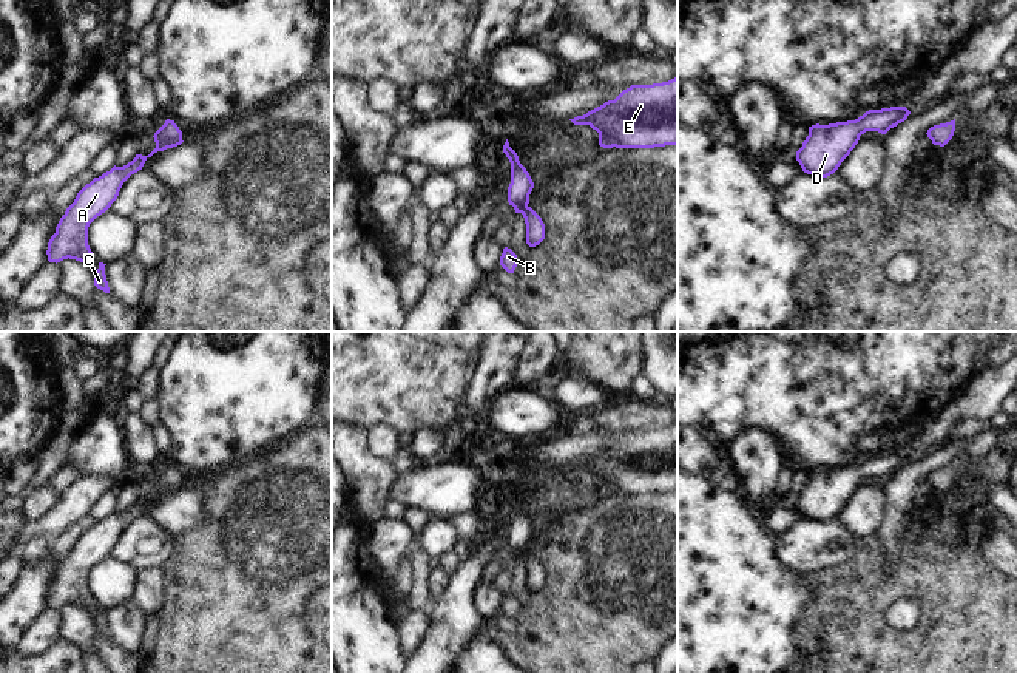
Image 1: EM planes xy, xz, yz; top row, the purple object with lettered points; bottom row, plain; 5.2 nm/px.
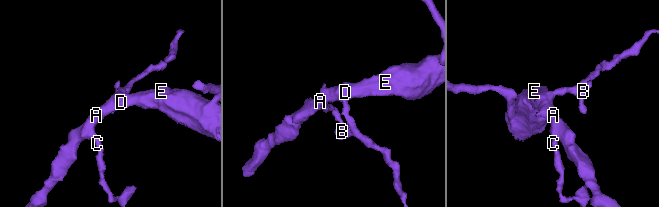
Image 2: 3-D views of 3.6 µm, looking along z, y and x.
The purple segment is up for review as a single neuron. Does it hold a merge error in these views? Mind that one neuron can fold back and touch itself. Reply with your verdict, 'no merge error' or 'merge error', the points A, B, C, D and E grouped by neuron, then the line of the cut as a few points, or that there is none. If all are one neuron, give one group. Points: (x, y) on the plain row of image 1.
no merge error; A B C D E; no cut

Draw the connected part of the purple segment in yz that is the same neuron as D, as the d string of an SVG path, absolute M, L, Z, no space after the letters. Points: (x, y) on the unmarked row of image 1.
M906 452L869 455L855 466L809 472L809 482L796 497L796 506L807 520L827 523L850 500L866 477L886 480L904 468L911 457Z

